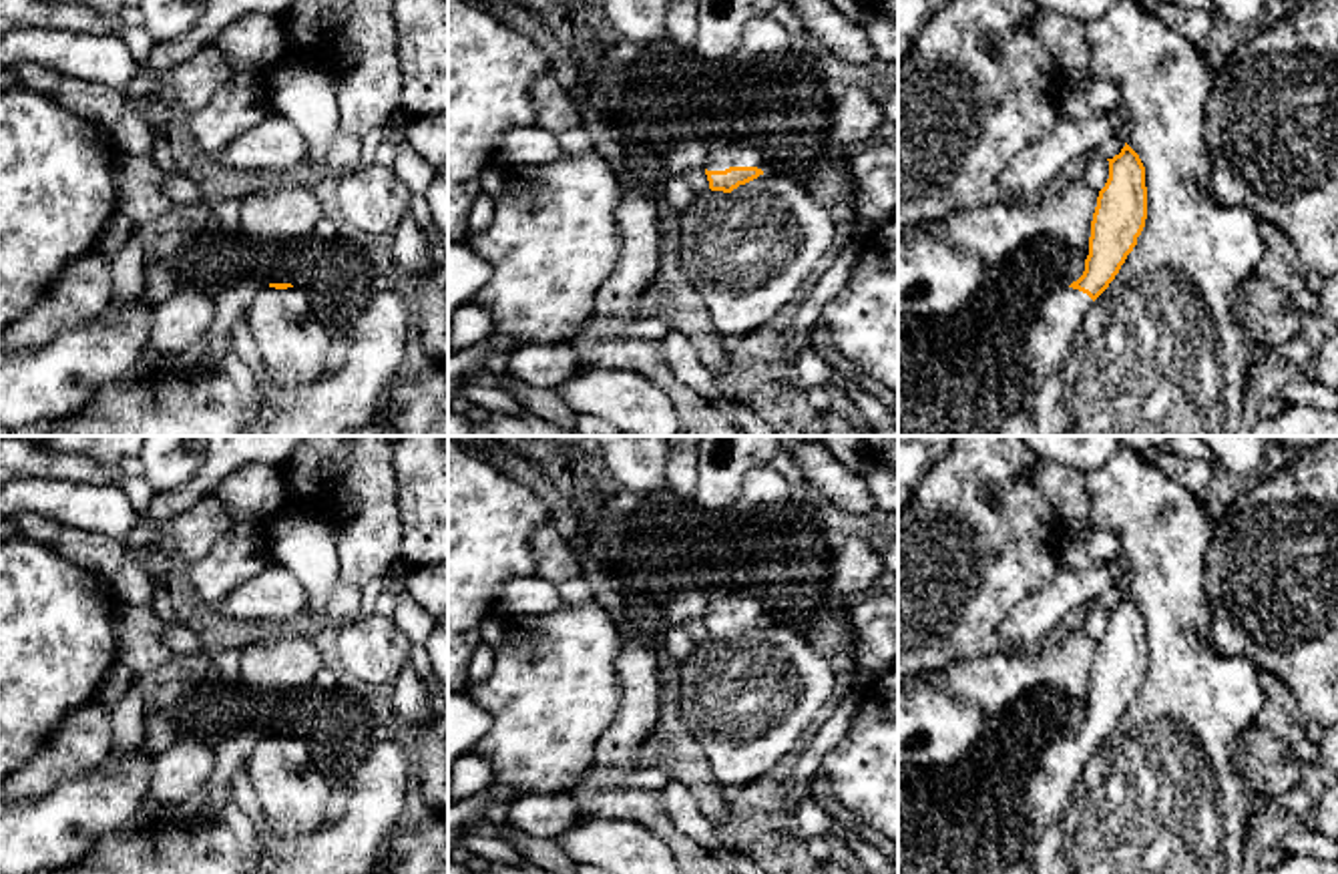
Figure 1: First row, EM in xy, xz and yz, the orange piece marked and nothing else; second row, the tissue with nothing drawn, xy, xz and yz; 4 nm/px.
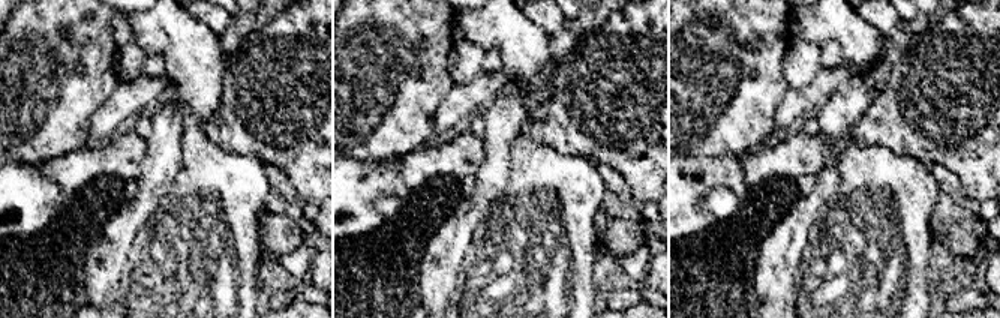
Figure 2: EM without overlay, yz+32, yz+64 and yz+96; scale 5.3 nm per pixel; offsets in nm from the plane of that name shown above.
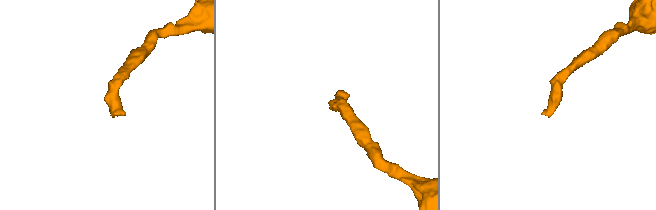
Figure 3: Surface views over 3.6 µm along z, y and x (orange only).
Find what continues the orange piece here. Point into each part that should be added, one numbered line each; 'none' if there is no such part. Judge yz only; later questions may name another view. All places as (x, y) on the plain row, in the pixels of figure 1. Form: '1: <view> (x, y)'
1: yz (1061, 762)

